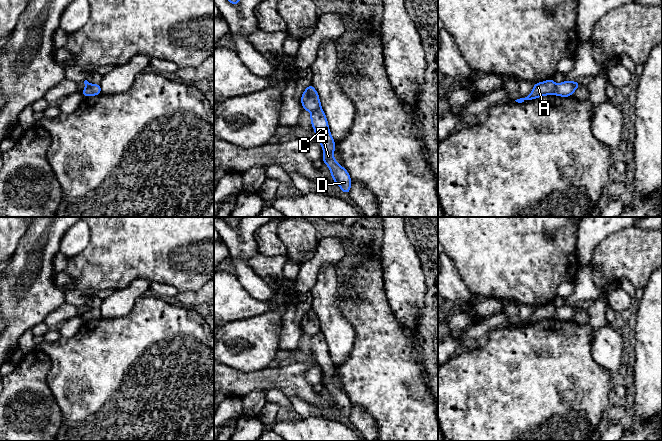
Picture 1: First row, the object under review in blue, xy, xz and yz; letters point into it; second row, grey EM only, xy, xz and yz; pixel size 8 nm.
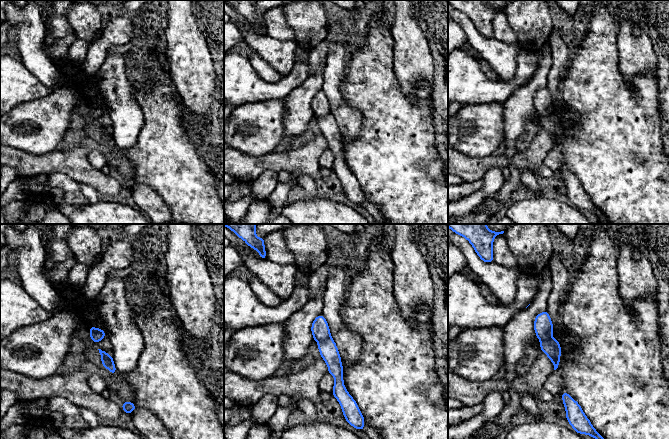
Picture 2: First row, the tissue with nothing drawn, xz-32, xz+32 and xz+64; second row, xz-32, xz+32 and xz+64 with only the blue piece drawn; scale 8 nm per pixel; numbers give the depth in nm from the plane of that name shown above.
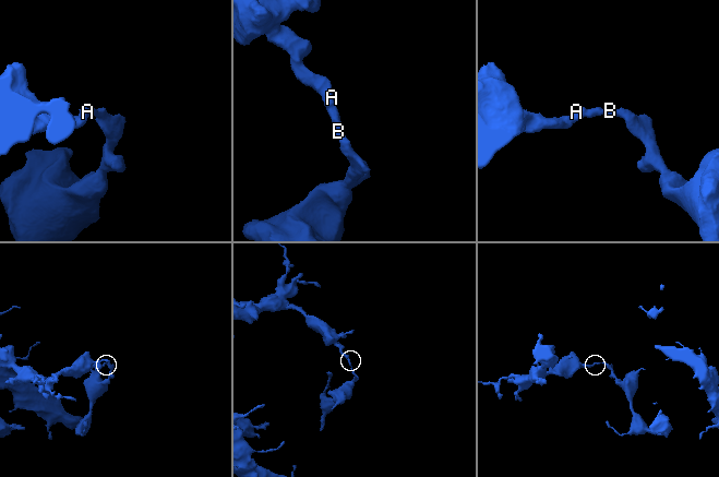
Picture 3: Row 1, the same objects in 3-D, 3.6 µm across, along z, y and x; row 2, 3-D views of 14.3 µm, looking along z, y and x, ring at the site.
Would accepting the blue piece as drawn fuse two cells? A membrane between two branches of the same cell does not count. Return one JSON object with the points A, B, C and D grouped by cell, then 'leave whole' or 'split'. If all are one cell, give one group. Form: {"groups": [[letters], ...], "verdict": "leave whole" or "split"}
{"groups": [["A"], ["B", "C", "D"]], "verdict": "split"}

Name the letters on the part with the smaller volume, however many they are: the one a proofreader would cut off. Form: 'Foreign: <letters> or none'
Foreign: B, C, D

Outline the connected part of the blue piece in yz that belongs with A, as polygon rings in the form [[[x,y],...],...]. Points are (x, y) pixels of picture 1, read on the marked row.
[[[551,78],[544,82],[534,83],[534,88],[528,96],[515,101],[522,103],[524,101],[533,100],[541,96],[552,95],[554,93],[555,85],[556,83]]]

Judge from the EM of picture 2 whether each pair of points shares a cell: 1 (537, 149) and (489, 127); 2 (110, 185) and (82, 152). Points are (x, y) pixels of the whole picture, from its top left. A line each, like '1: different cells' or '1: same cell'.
1: different cells
2: same cell

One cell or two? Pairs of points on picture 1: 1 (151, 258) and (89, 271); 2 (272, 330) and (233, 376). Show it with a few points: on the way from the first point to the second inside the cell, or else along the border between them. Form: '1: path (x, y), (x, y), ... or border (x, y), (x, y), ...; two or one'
1: path (136, 258), (114, 258), (104, 264); one
2: border (224, 364), (246, 372), (262, 369); two

